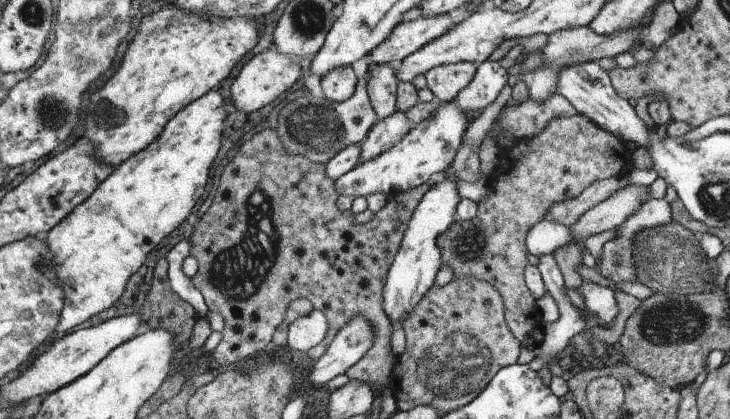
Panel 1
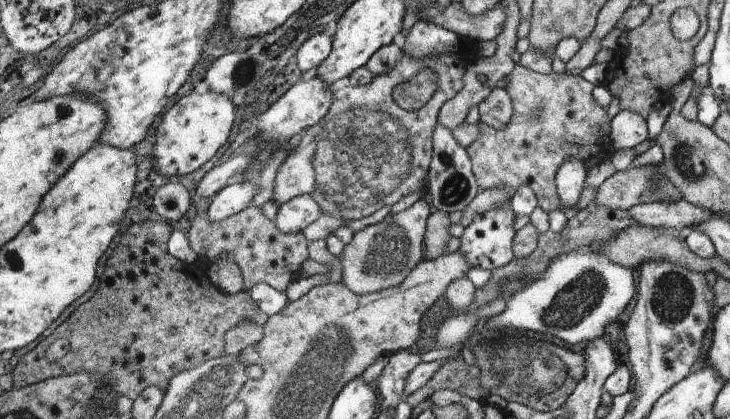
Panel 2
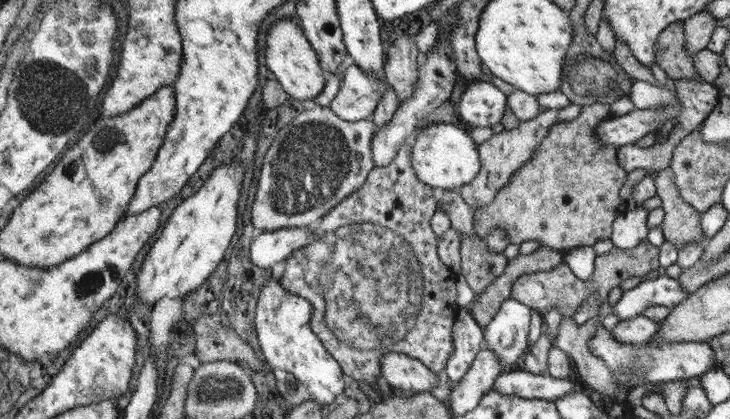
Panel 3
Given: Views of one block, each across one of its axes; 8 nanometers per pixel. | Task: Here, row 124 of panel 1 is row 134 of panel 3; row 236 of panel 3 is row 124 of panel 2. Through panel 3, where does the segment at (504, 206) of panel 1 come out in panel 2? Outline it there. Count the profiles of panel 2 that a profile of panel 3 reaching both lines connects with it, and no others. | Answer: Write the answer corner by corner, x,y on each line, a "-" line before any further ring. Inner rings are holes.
515,64
513,72
503,80
507,82
505,90
513,104
509,124
503,130
495,130
477,122
481,138
465,148
479,190
497,188
499,184
505,184
509,190
529,186
541,210
547,214
565,210
555,186
557,168
565,158
579,158
585,164
589,156
599,152
597,140
601,136
607,138
611,132
605,110
593,102
591,90
595,84
587,82
583,76
537,74
521,64

